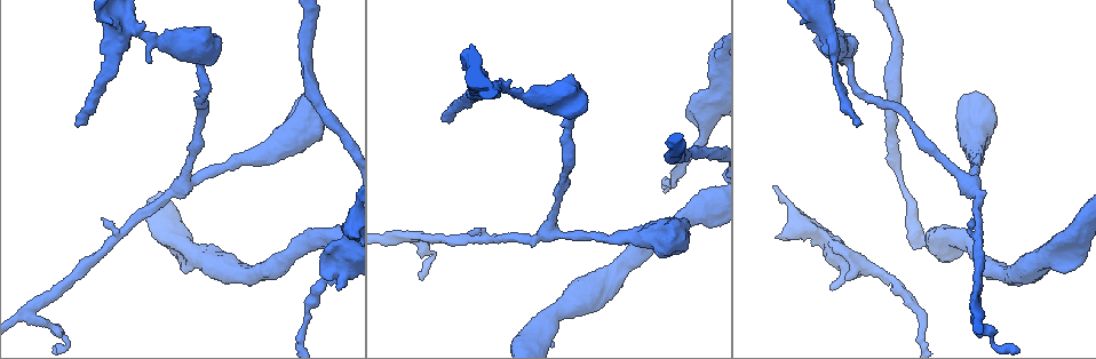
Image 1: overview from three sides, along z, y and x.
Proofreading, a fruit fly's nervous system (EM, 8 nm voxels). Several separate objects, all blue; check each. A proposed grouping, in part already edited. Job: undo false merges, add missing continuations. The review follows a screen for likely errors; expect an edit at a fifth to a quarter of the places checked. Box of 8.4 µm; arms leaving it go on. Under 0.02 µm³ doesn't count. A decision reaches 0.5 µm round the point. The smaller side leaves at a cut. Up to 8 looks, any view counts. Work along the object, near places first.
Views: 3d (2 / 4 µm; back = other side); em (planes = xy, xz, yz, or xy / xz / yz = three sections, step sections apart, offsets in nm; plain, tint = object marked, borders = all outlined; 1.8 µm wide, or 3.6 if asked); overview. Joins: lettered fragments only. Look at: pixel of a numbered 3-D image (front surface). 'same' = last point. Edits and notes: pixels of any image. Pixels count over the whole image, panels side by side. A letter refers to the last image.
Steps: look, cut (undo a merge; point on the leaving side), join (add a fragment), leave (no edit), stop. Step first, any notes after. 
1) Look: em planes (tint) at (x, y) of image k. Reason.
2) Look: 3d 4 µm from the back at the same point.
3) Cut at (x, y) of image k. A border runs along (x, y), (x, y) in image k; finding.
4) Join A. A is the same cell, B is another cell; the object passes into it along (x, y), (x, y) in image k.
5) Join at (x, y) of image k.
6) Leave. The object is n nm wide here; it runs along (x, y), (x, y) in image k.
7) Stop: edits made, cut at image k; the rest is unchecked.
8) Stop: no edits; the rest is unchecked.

Look: em planes (borders) at (399, 237) of image 1. Two arms in line, one across.

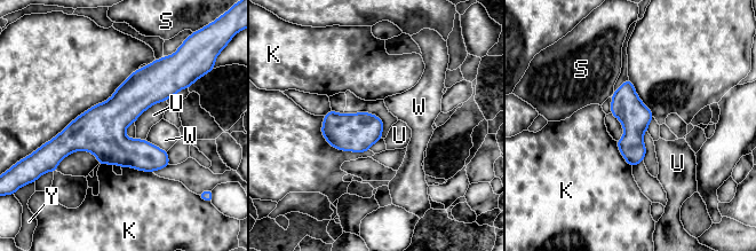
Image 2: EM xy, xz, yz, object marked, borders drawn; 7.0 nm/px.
Leave. The longest contact is with U, 280 nm; K, S, U, W and Y are other cells; continuous, no second neuron.

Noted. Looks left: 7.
Look: 3d 2 µm at (104, 220) of image 1.

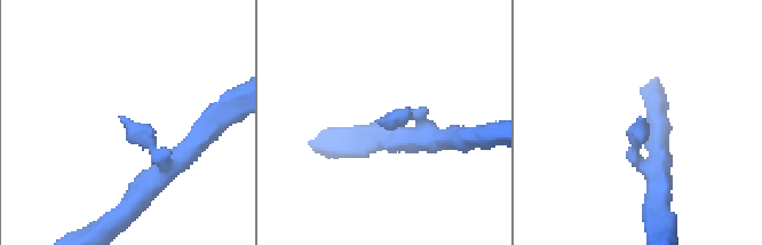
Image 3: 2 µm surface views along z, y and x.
Look: em yz step 4 (borders) at (645, 121) of image 3. The arms are 190, 220 nm wide.

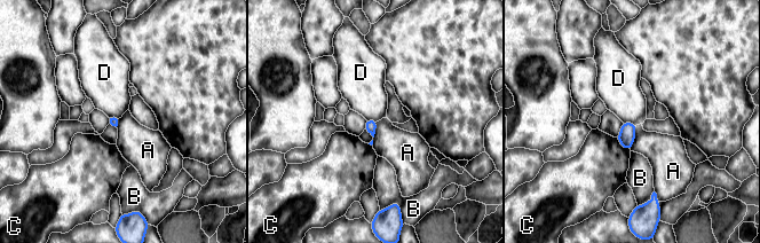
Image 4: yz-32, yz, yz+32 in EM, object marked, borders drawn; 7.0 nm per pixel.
Look: em planes (borders) at the same point.

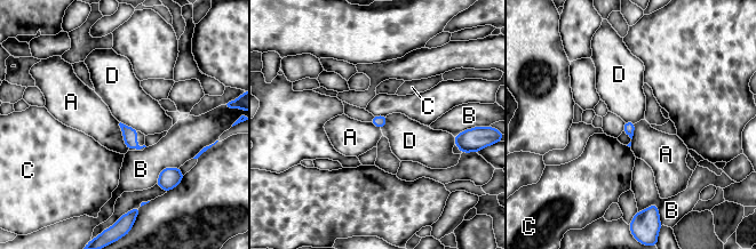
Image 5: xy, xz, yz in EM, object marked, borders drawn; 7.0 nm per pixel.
Leave. A, B, C and D are other cells; a border runs along (119, 122), (122, 141), (128, 149) in image 5; none of them fits.

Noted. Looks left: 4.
Look: 3d 2 µm at (336, 286) of image 1. Thick end.

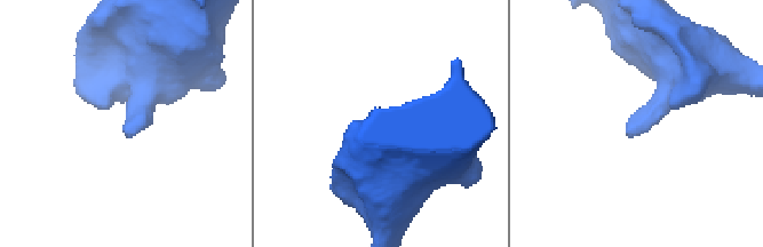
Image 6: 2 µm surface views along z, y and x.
Look: em planes (borders) at (125, 128) of image 6.

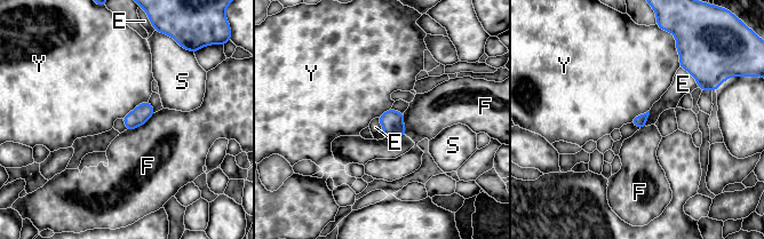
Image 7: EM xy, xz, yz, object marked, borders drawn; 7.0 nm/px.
Leave. E, F, S and Y are other cells; none of them fits.

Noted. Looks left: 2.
Stop: no edits; the rest is unchecked.

